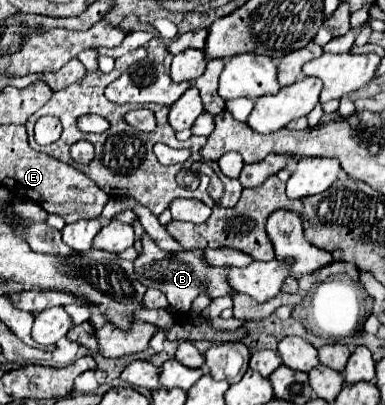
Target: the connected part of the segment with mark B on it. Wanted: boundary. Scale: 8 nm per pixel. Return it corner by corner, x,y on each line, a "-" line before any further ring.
149,235
141,237
141,245
143,251
139,253
139,257
135,259
135,277
153,289
159,289
167,295
169,305
175,311
187,313
191,307
191,301
205,291
209,297
223,297
229,295
231,287
227,283
227,267
209,267
203,261
203,253
201,251
181,251
181,253
165,253
161,251
153,239
149,239

